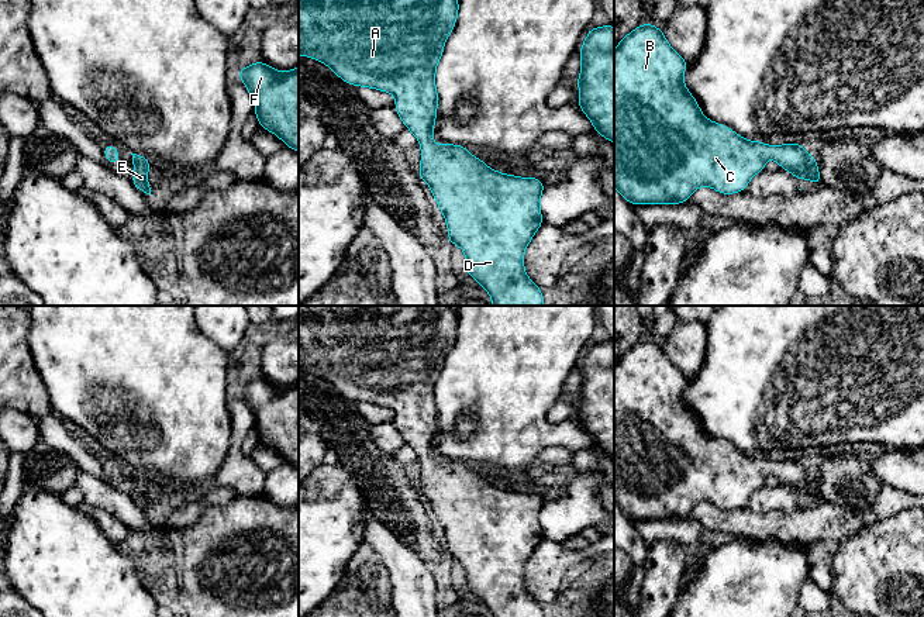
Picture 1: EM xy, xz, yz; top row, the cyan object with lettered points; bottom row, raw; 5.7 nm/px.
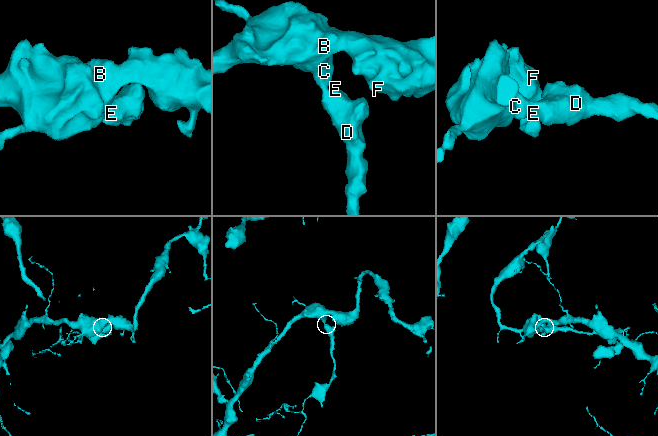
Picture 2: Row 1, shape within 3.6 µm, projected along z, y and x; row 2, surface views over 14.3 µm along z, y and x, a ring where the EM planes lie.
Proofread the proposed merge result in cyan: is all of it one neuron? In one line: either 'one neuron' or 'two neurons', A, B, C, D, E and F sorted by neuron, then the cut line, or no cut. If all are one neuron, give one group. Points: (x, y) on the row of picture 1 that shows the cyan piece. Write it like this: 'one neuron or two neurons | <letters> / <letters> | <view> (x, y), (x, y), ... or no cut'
one neuron | A B C D E F | no cut

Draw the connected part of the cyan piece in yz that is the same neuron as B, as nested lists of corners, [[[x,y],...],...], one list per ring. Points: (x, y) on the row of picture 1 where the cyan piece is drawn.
[[[641,24],[614,51],[614,187],[630,204],[682,204],[700,186],[723,194],[744,192],[752,176],[765,169],[768,158],[801,180],[821,183],[818,166],[801,144],[765,145],[744,139],[727,125],[707,120],[683,83],[687,62],[668,44],[662,30]]]

